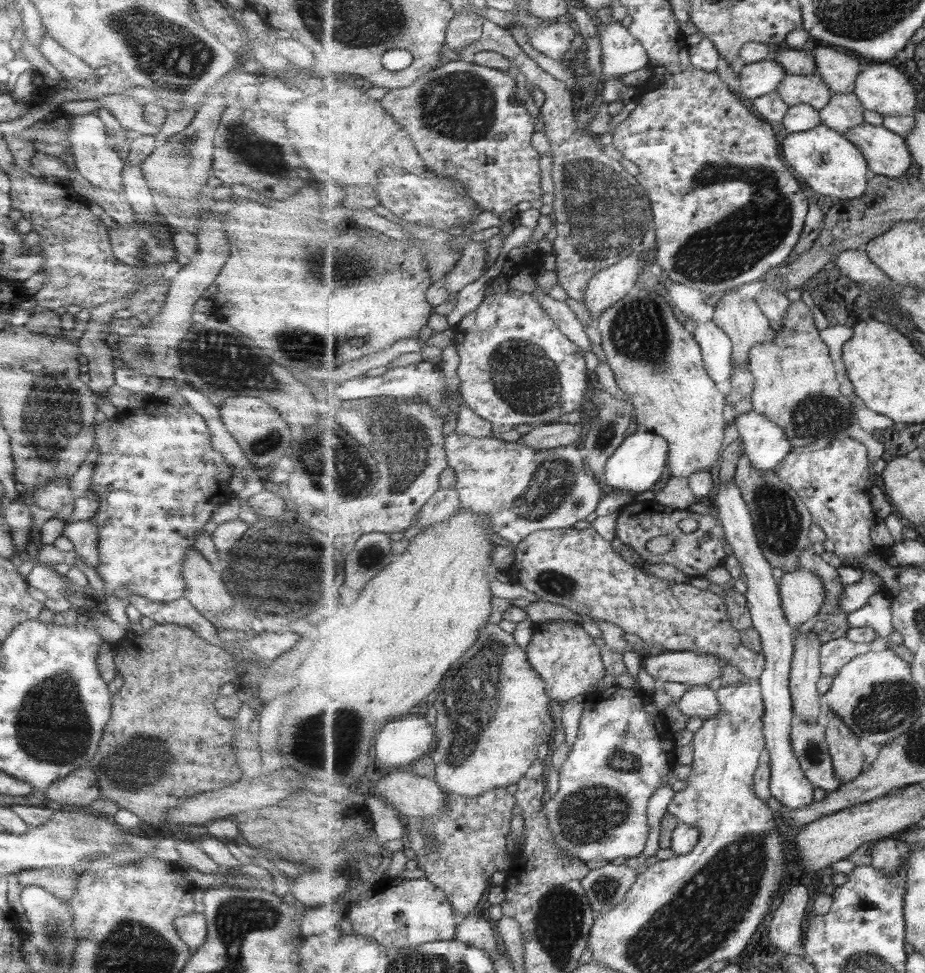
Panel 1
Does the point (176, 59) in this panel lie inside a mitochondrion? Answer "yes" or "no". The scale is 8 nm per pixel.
yes

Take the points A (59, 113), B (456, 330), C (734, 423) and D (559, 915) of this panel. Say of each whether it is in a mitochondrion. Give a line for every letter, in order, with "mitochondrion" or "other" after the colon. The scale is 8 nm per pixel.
A: other
B: other
C: other
D: mitochondrion

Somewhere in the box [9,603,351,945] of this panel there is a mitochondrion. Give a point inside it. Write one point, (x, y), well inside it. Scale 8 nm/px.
(59, 732)

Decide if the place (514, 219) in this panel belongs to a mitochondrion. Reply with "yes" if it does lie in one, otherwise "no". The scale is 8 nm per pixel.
no

